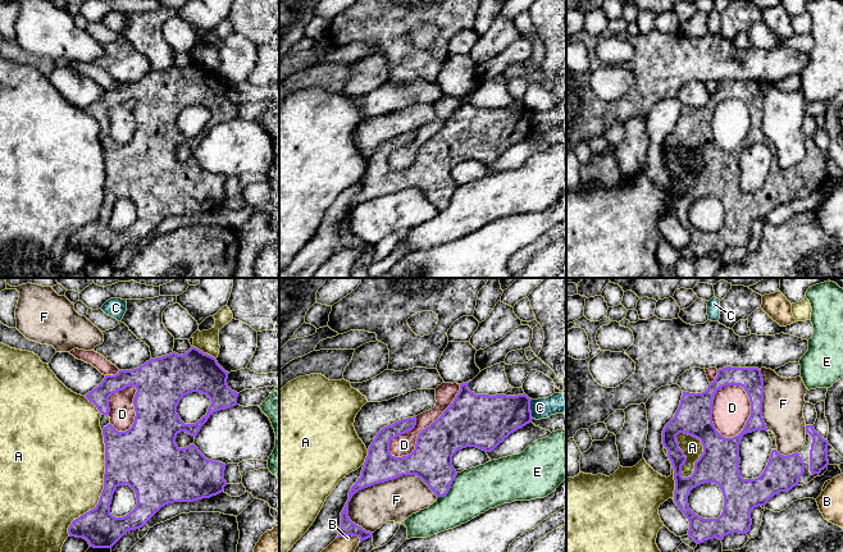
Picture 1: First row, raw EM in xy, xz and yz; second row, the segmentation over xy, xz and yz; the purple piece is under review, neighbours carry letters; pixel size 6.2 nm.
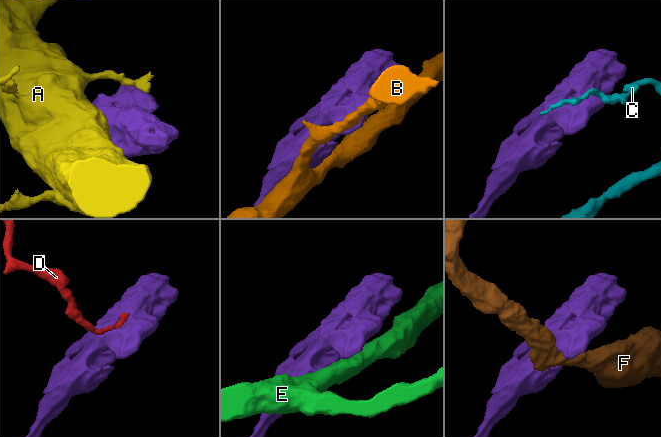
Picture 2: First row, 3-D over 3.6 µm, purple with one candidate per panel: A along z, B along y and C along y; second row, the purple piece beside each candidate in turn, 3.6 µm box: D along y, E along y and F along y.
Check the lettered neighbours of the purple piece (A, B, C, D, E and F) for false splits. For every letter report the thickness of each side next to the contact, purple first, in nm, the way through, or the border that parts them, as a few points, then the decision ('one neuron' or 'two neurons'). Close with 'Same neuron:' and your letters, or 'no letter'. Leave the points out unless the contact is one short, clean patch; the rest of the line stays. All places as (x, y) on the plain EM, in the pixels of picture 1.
A: calibres 340 and 480 nm; two neurons
B: calibres 100 and 200 nm; two neurons
C: calibres 300 and 130 nm; border xz (531, 113), (531, 128), (533, 131); two neurons
D: calibres 300 and 140 nm; two neurons
E: calibres 260 and 280 nm; two neurons
F: calibres 200 and 260 nm; two neurons
Same neuron: no letter

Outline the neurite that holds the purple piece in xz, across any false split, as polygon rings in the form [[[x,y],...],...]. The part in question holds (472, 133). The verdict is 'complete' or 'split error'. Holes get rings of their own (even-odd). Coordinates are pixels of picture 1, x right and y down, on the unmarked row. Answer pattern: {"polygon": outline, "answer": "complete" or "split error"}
{"polygon": [[[471,93],[460,97],[460,104],[454,111],[452,117],[443,124],[443,127],[433,134],[429,140],[423,142],[416,151],[416,158],[415,163],[402,170],[395,170],[389,165],[389,156],[393,151],[405,147],[410,143],[413,143],[416,138],[416,129],[414,131],[407,131],[398,133],[393,136],[392,138],[387,138],[383,142],[381,142],[372,158],[369,159],[368,163],[368,169],[365,172],[363,183],[361,183],[361,190],[357,192],[357,195],[351,200],[348,205],[348,213],[341,225],[341,242],[338,246],[338,250],[345,250],[345,248],[352,248],[352,250],[359,250],[360,256],[370,250],[373,250],[373,246],[366,245],[361,239],[356,238],[352,236],[348,231],[348,215],[351,214],[352,209],[357,206],[359,204],[372,200],[374,197],[384,196],[388,193],[397,192],[402,188],[416,188],[420,191],[428,200],[429,202],[437,209],[437,210],[443,210],[448,206],[452,195],[455,193],[457,186],[452,179],[452,169],[466,160],[477,160],[479,163],[483,163],[486,165],[493,164],[500,156],[502,156],[511,146],[516,145],[518,142],[525,140],[529,137],[533,131],[532,131],[532,124],[530,124],[530,114],[525,106],[518,108],[518,109],[506,109],[506,108],[496,108],[496,109],[489,109],[489,108],[475,108],[468,101],[468,97]]], "answer": "complete"}

